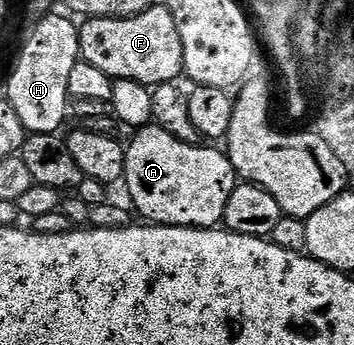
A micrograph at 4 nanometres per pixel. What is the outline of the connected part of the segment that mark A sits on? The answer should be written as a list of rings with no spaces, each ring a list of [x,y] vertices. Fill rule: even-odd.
[[[157,125],[142,127],[139,134],[130,139],[126,147],[127,159],[123,169],[122,181],[127,182],[127,194],[131,197],[130,205],[144,214],[146,221],[161,226],[194,226],[196,228],[215,228],[223,221],[225,204],[229,204],[229,196],[235,191],[237,175],[233,164],[222,149],[214,150],[214,145],[185,144],[177,140],[177,136],[169,136]]]

